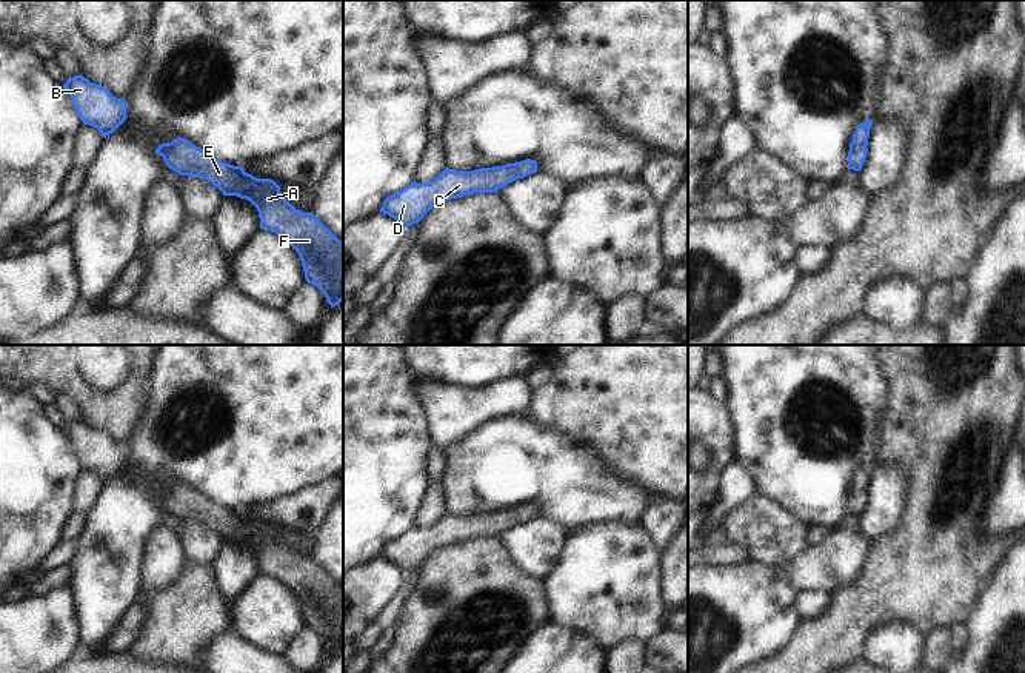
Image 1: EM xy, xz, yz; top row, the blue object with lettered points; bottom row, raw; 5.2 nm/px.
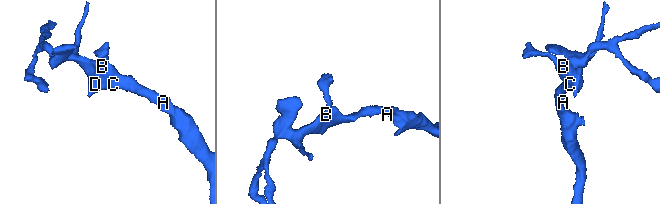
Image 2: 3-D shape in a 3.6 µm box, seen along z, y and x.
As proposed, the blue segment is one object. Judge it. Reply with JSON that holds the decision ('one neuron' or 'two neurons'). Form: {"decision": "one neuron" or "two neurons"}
{"decision": "one neuron"}

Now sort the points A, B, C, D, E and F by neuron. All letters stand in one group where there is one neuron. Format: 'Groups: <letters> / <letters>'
Groups: A B C D E F

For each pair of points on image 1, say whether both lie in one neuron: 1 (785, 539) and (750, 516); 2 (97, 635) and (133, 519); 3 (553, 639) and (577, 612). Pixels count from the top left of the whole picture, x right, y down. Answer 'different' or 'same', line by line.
1: same
2: same
3: different

